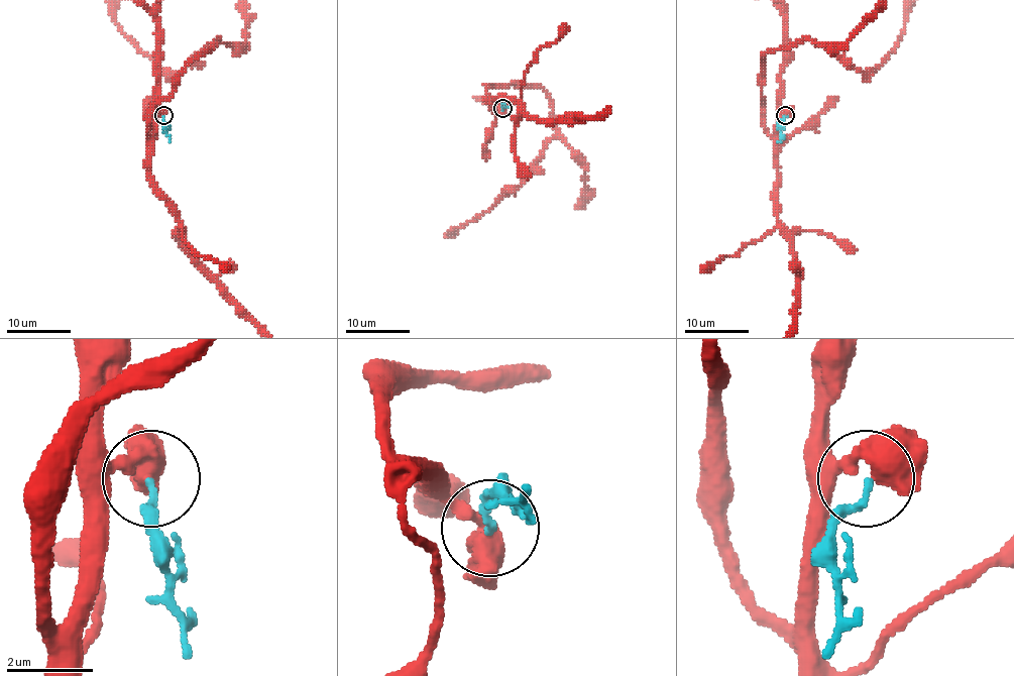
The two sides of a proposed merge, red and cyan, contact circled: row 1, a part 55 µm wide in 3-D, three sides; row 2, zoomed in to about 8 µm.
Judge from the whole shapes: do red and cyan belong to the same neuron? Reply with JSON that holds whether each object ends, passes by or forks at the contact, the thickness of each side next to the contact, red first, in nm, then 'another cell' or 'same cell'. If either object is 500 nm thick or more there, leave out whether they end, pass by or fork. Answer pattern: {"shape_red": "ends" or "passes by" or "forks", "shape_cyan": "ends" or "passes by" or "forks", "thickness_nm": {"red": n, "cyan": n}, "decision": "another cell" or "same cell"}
{"thickness_nm": {"red": 500, "cyan": 150}, "decision": "another cell"}

